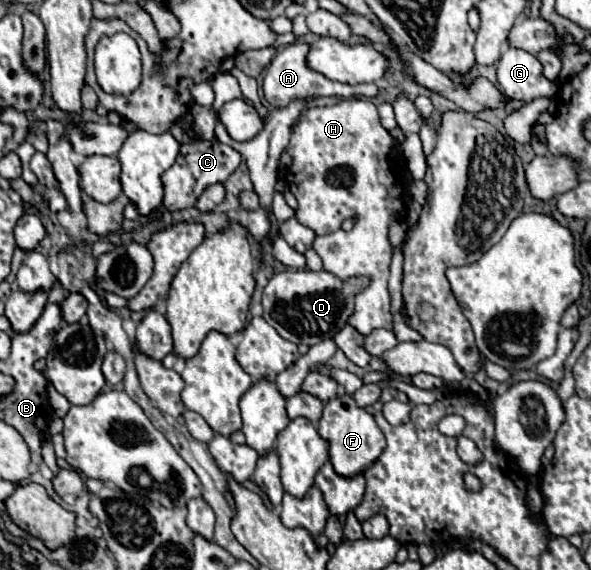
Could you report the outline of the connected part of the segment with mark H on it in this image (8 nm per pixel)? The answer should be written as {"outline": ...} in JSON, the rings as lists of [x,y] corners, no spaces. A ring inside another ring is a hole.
{"outline":[[[352,97],[342,98],[335,105],[307,109],[293,127],[293,141],[289,143],[287,153],[293,157],[293,163],[285,175],[285,181],[287,181],[289,191],[297,197],[298,207],[295,217],[319,235],[313,243],[313,249],[323,259],[325,271],[337,275],[339,279],[349,279],[351,275],[371,277],[369,287],[361,291],[359,295],[355,295],[355,311],[349,319],[349,325],[355,327],[361,335],[369,335],[373,329],[393,329],[391,295],[387,289],[389,265],[391,265],[391,255],[393,255],[391,241],[389,241],[389,227],[391,223],[399,219],[397,201],[393,199],[395,197],[407,199],[413,177],[405,165],[405,159],[401,157],[401,149],[397,141],[381,125],[377,107],[368,99]],[[349,215],[351,219],[355,219],[353,229],[351,231],[339,229],[341,221],[349,219]]]}

